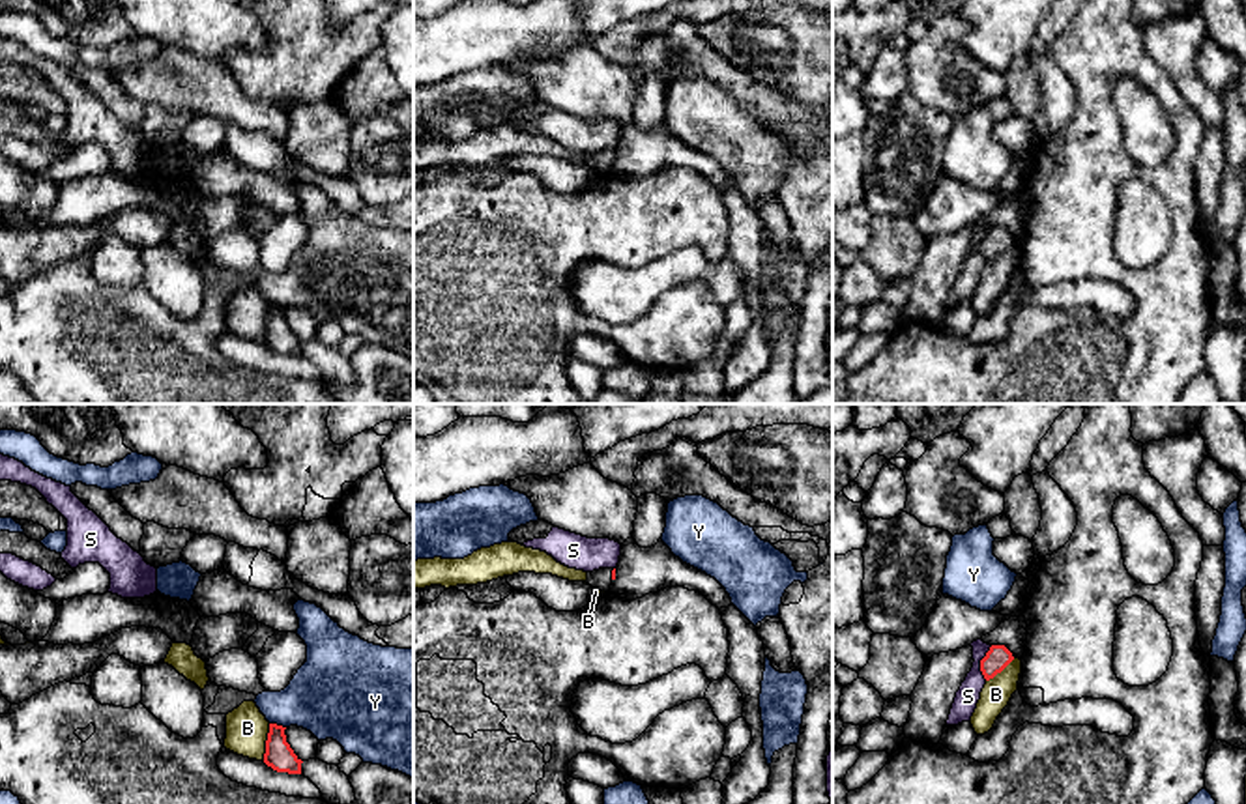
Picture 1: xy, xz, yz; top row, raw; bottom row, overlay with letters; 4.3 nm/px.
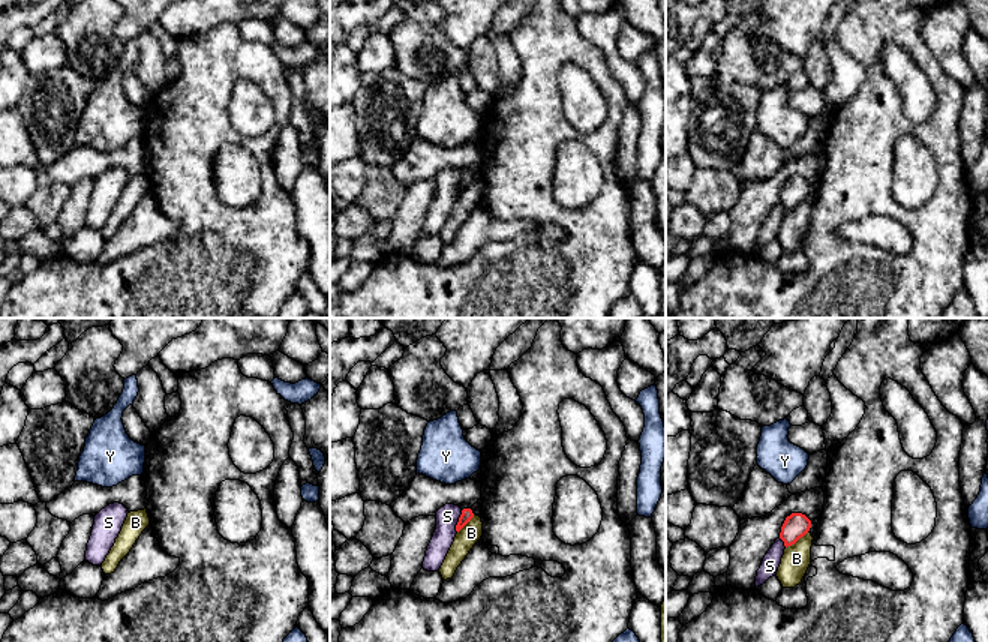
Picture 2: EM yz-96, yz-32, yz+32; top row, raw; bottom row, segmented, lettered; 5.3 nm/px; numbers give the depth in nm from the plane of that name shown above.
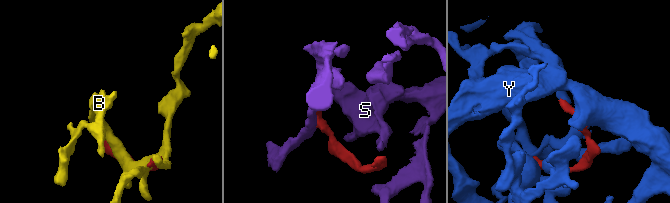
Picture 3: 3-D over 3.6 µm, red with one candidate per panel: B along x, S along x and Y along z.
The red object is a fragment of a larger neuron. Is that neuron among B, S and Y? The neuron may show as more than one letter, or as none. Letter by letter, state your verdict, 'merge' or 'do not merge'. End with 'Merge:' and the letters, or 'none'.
B: do not merge
S: do not merge
Y: do not merge
Merge: none

